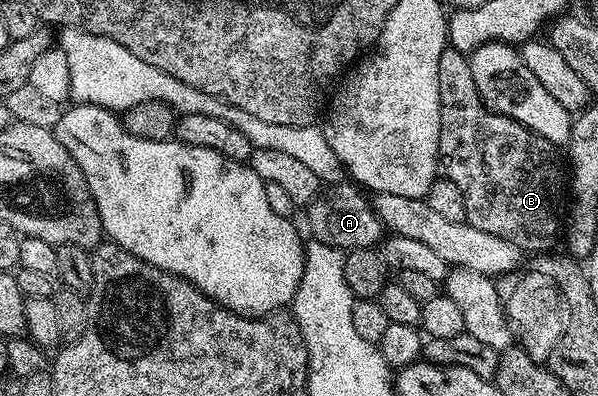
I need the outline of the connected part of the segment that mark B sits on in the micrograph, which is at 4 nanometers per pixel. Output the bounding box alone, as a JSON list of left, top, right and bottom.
[437,47,567,251]

